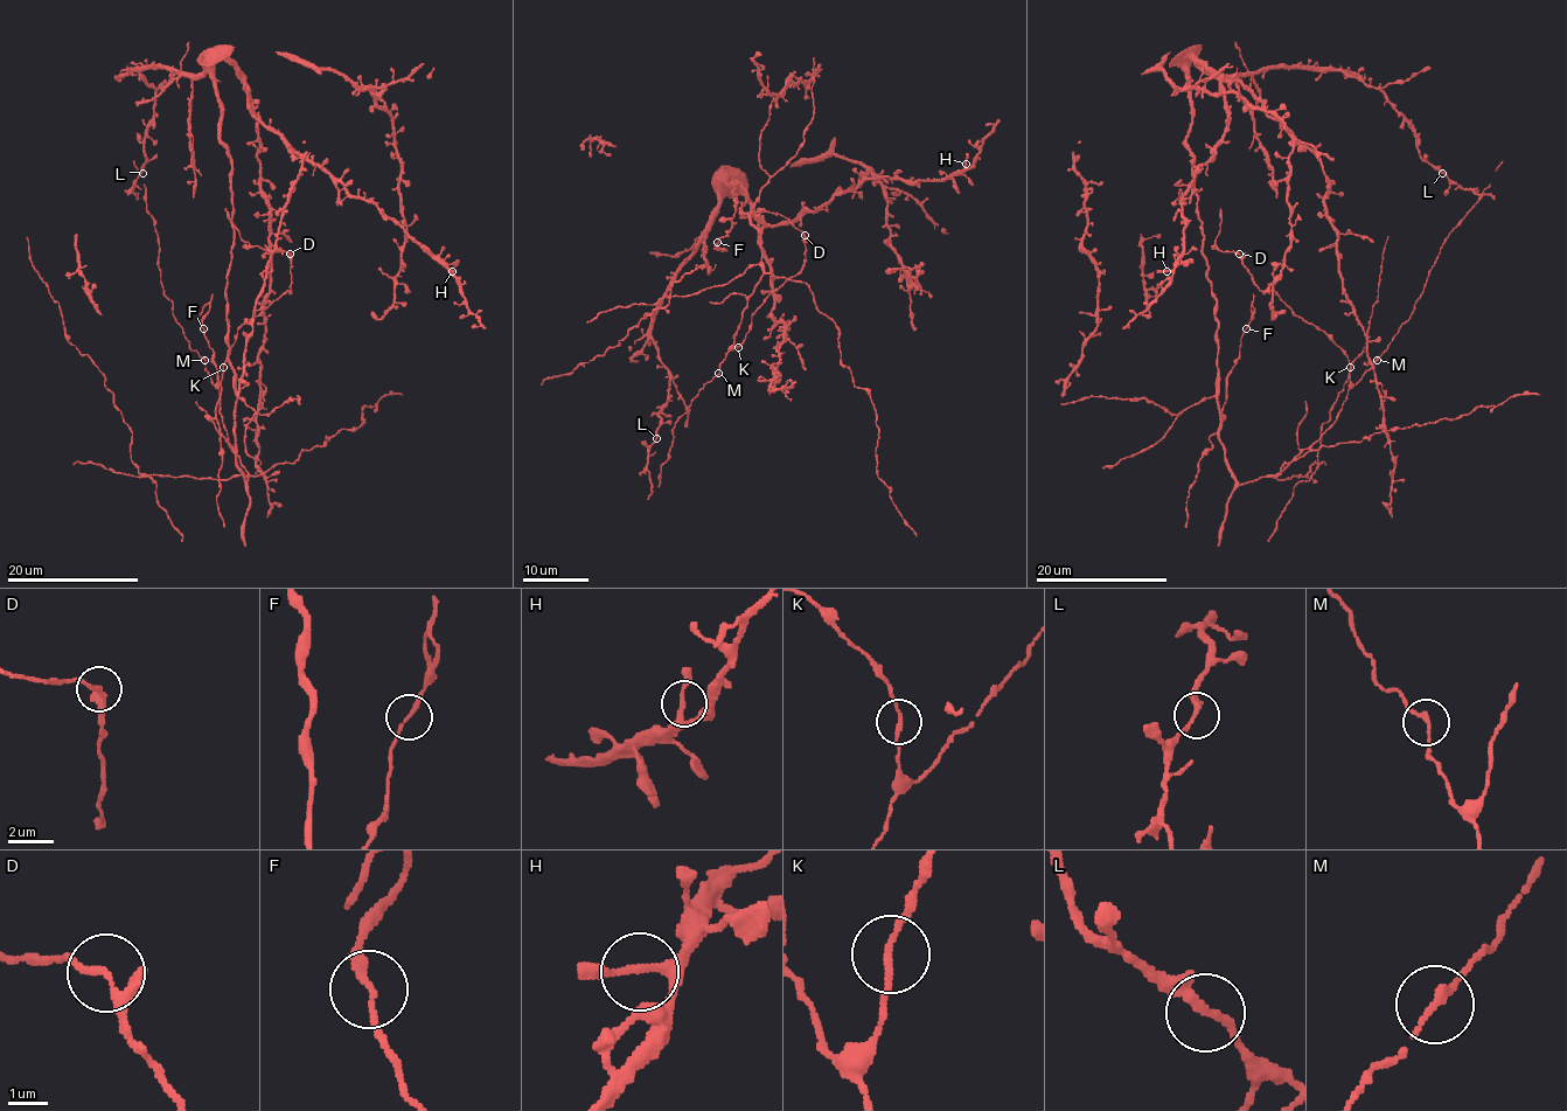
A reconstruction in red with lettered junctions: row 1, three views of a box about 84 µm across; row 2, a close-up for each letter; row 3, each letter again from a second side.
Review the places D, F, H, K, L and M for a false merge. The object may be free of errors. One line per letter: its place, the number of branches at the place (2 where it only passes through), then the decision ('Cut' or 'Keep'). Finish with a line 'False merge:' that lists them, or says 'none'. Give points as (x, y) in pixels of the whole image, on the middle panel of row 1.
D: Place: (805, 235). Branches: 3. Keep
F: Place: (717, 242). Branches: 2. Keep
H: Place: (966, 164). Branches: 3. Keep
K: Place: (738, 347). Branches: 2. Keep
L: Place: (656, 438). Branches: 3. Keep
M: Place: (718, 373). Branches: 2. Keep
False merge: none

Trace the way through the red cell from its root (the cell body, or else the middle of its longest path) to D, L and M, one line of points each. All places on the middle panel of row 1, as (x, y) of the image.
D: (747, 198), (740, 213), (751, 214), (760, 236), (761, 277), (732, 346), (764, 300), (801, 269), (805, 236)
L: (747, 198), (739, 183), (723, 188), (709, 231), (655, 317), (652, 340), (669, 376), (656, 438)
M: (747, 198), (740, 213), (751, 214), (760, 236), (761, 277), (747, 300), (719, 373)

